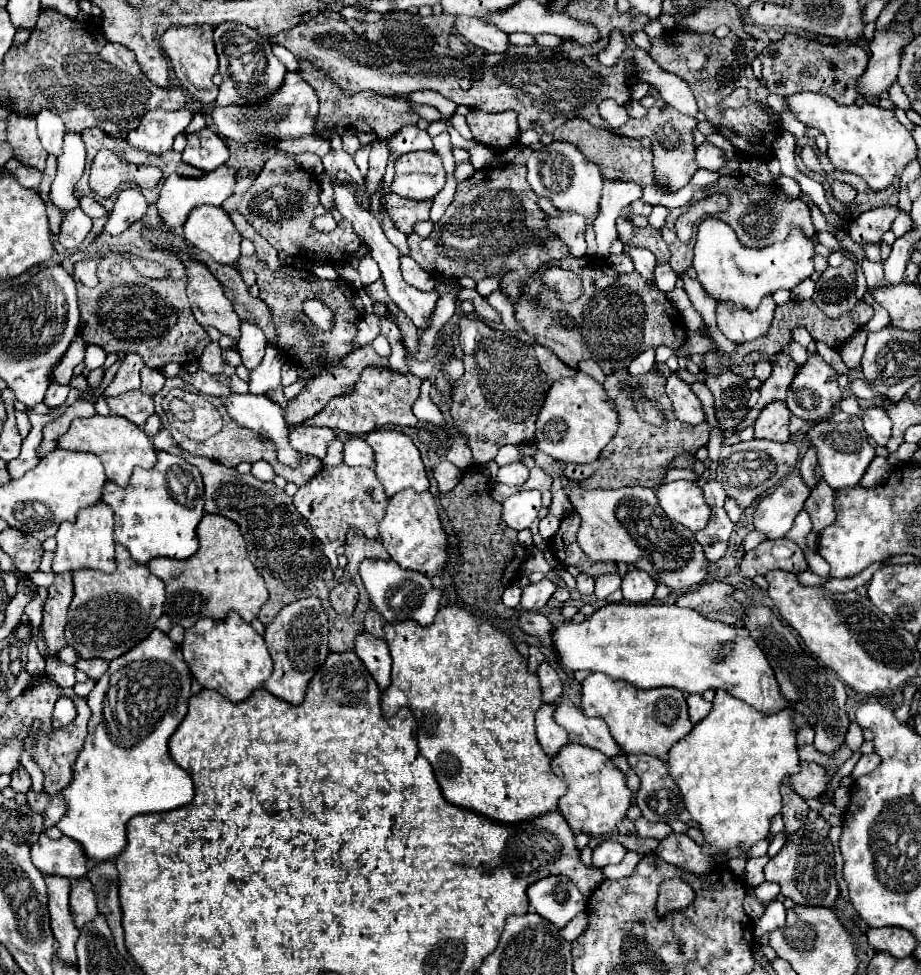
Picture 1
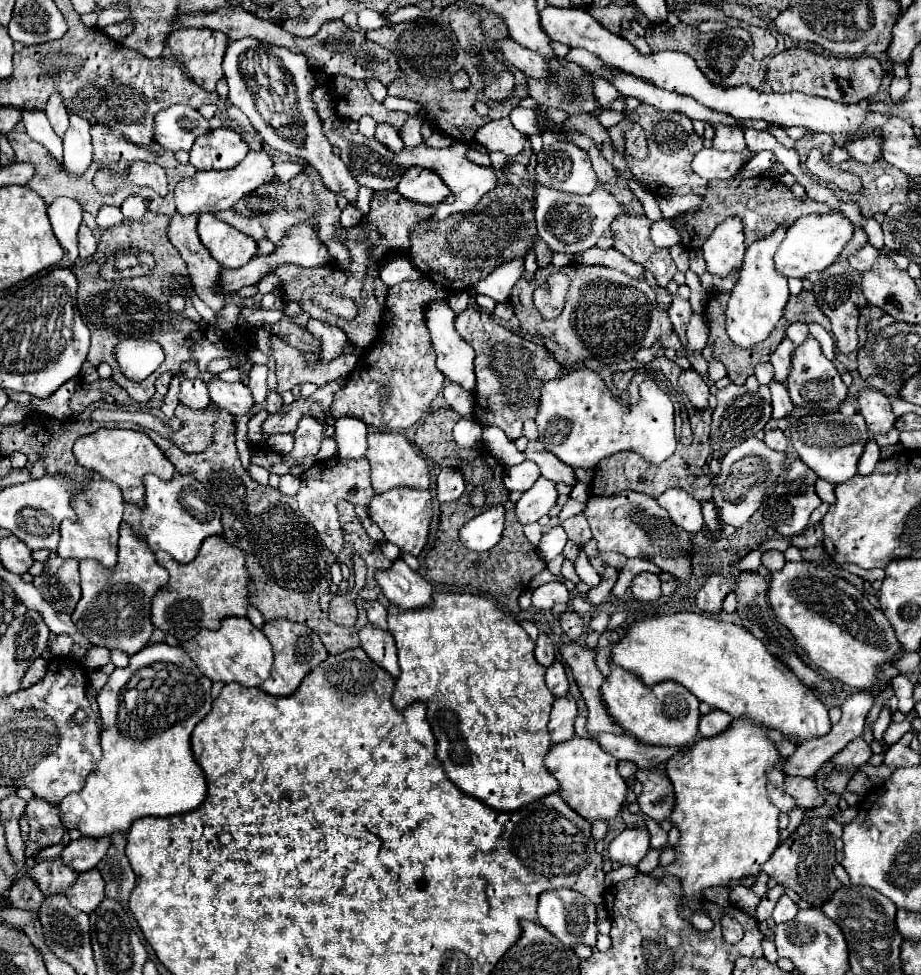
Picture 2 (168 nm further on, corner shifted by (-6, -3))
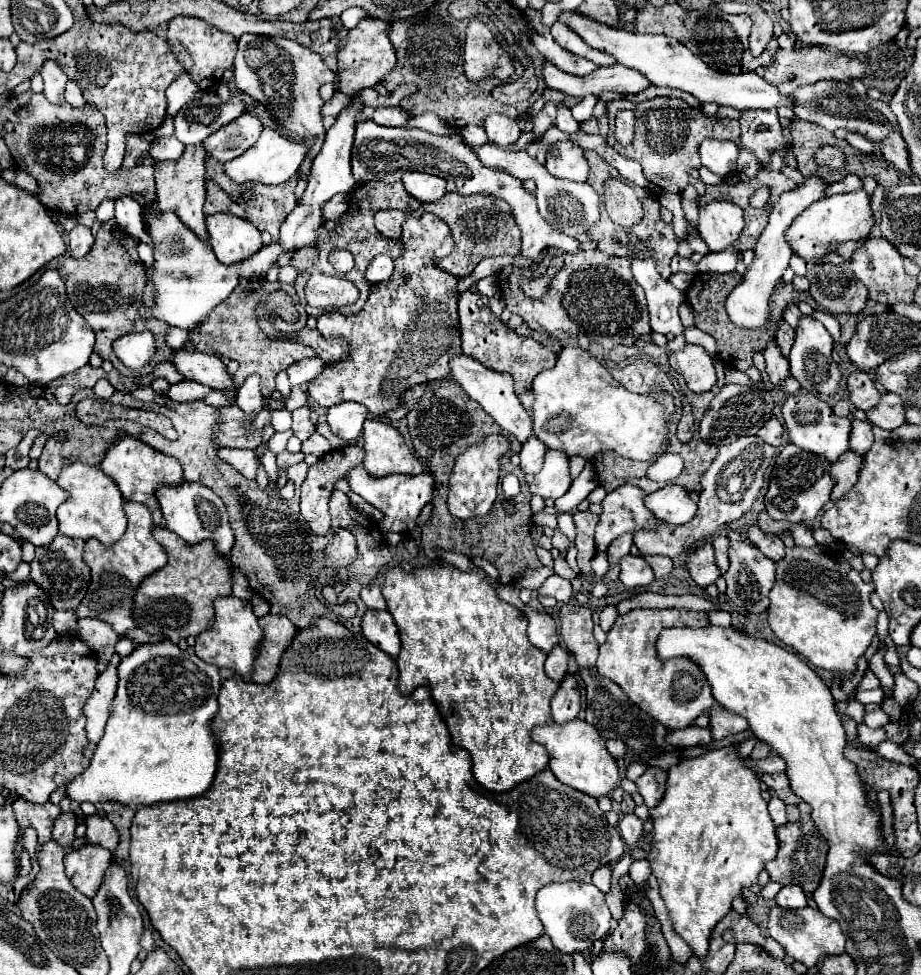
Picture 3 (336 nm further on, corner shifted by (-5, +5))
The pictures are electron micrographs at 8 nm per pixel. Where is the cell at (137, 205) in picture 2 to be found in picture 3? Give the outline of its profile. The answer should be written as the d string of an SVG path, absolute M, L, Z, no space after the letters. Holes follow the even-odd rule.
M120 197L116 201L116 219L118 219L118 225L122 231L138 237L141 242L150 245L152 249L155 248L151 237L145 233L144 223L142 223L142 207L136 199Z

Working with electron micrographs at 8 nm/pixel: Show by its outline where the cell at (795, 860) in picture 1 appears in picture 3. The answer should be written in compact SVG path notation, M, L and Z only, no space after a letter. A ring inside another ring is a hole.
M802 815L796 823L786 823L778 827L776 835L778 835L778 853L770 863L766 863L766 871L770 873L770 879L780 885L796 883L804 889L804 893L814 893L814 889L822 881L822 873L826 867L826 855L830 847L826 837L814 825L810 815Z

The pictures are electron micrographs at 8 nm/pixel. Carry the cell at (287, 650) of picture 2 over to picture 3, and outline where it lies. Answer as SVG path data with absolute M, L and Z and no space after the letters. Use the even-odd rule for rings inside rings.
M272 613L260 619L260 627L264 631L264 641L262 641L260 657L254 665L252 681L270 683L278 673L282 653L286 653L286 649L294 641L296 627L290 623L286 615L272 615Z

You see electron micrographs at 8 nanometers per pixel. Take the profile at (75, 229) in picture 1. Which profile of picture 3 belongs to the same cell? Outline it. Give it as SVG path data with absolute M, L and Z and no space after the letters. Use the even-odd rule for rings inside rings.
M76 225L70 233L68 233L68 251L72 257L80 259L84 257L94 245L94 235L88 227L84 225Z

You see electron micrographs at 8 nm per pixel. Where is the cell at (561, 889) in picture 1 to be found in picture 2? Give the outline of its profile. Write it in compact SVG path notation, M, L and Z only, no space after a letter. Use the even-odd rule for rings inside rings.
M553 889L553 891L545 891L539 897L539 907L537 907L537 915L539 915L539 925L543 925L557 941L561 941L565 947L577 947L577 945L587 945L587 947L595 947L597 941L597 913L599 913L599 905L591 903L587 897L583 897L577 891L571 889Z

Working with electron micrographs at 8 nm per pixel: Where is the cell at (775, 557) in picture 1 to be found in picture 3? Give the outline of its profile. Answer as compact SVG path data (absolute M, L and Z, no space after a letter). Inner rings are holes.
M750 527L746 531L746 535L750 537L750 541L772 561L780 561L784 557L784 543L778 535L768 535L764 531L760 531L758 527Z

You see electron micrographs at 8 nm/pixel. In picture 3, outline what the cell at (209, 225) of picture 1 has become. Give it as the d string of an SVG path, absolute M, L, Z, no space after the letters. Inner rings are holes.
M208 215L206 227L210 235L210 247L214 249L218 261L222 261L224 265L244 261L264 245L260 239L260 231L250 221L236 215Z

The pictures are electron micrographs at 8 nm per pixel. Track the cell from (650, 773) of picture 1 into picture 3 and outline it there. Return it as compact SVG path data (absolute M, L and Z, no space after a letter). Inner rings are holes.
M648 767L642 777L638 777L636 781L638 785L638 793L644 799L644 805L648 809L656 807L662 797L664 797L664 789L666 789L666 771L660 767Z

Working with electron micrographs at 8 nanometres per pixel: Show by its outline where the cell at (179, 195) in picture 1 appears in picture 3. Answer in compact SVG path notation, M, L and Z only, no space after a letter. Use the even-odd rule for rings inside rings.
M264 129L260 139L252 145L250 151L246 151L242 157L236 157L230 163L224 163L224 173L236 183L258 181L258 183L264 183L264 185L282 185L298 173L298 167L304 161L304 157L306 157L304 145L282 137L274 129Z

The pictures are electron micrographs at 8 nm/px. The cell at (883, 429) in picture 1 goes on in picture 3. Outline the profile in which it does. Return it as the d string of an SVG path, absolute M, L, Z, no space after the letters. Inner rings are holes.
M856 371L848 377L848 391L850 391L850 403L856 409L870 411L880 401L880 391L874 387L874 379L870 373Z

